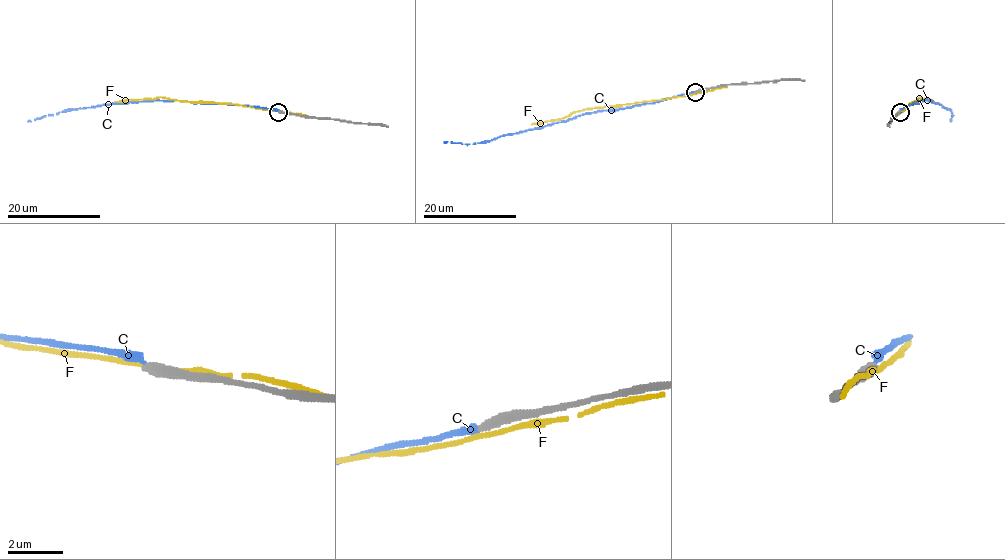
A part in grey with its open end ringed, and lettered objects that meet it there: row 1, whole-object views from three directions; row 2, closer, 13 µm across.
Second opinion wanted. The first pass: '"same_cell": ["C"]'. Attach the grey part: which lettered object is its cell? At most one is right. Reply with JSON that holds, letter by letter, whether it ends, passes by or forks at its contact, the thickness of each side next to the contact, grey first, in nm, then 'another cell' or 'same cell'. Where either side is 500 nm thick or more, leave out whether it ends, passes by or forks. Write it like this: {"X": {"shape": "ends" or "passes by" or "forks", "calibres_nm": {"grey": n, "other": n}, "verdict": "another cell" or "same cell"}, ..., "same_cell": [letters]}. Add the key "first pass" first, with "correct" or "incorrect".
{"first pass": "incorrect", "C": {"shape": "ends", "calibres_nm": {"grey": 380, "other": 280}, "verdict": "another cell"}, "F": {"calibres_nm": {"grey": 500, "other": 170}, "verdict": "another cell"}, "same_cell": []}

